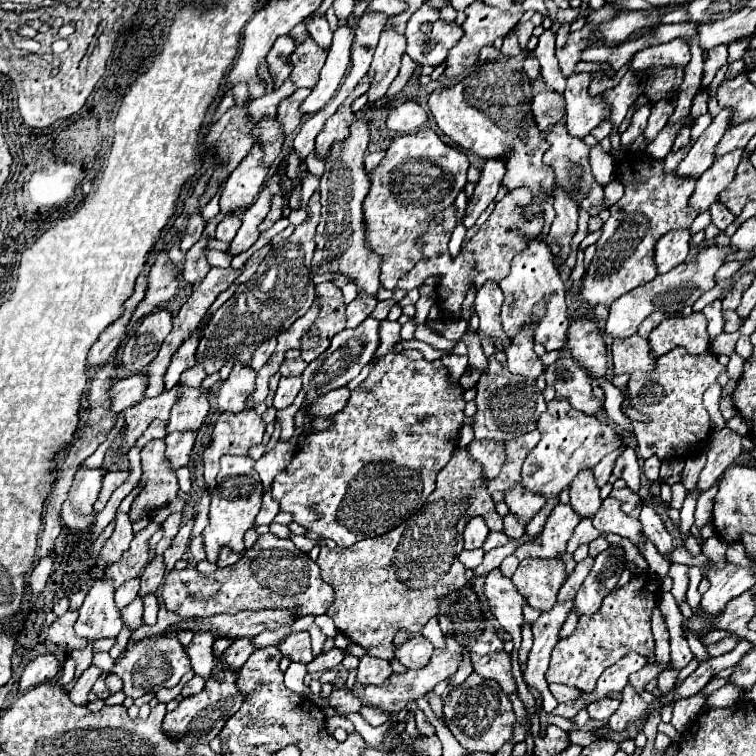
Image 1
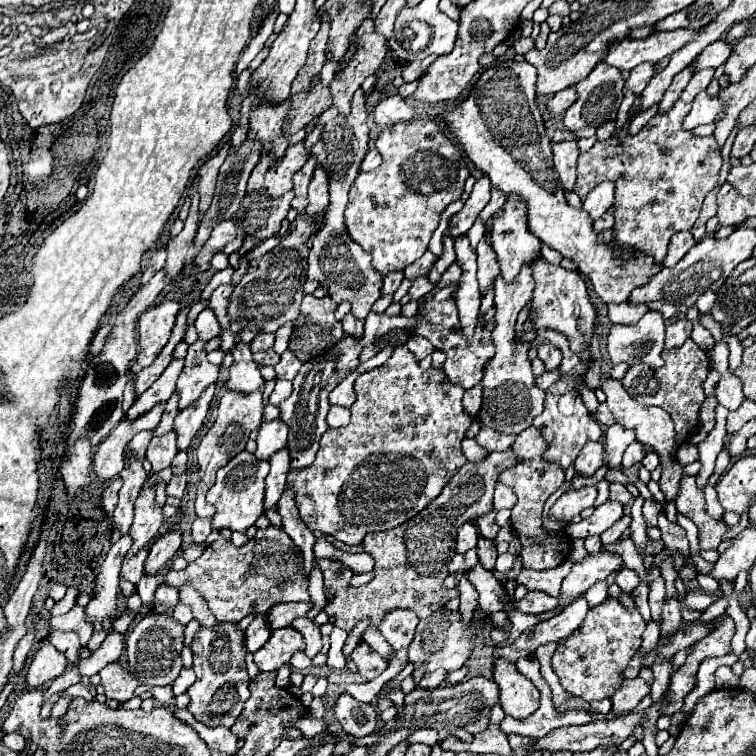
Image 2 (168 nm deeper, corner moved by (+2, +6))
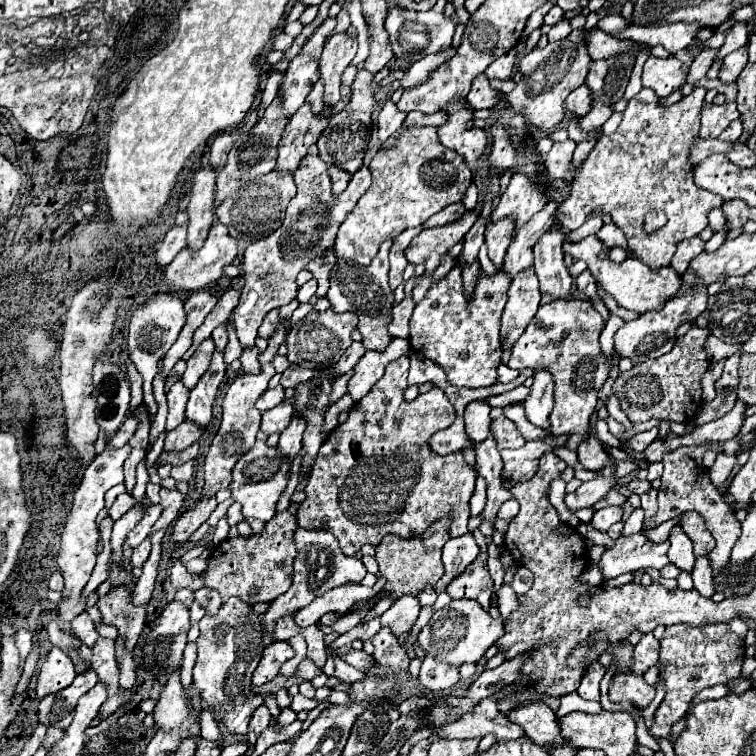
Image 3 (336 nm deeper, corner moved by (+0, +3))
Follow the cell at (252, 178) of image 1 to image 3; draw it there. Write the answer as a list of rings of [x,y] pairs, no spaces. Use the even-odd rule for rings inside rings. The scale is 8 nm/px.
[[[327,18],[323,22],[323,26],[307,40],[307,44],[303,46],[303,52],[289,64],[289,68],[285,72],[285,80],[279,90],[283,94],[283,106],[285,106],[287,114],[293,116],[303,106],[309,90],[317,82],[319,58],[321,58],[325,42],[333,34],[335,26],[337,26],[335,18]]]

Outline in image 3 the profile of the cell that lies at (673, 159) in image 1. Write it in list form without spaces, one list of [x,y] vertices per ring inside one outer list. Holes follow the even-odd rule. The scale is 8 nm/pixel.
[[[733,120],[733,122],[725,128],[725,132],[723,132],[719,138],[725,140],[725,142],[729,142],[729,144],[735,144],[737,138],[739,138],[739,134],[741,134],[741,130],[743,130],[743,126],[741,126],[737,120]]]

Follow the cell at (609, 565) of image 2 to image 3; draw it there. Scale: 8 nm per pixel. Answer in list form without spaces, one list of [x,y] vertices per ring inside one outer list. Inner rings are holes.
[[[633,534],[627,538],[621,536],[615,540],[615,546],[603,554],[599,566],[605,580],[649,566],[661,570],[665,564],[669,564],[667,550],[669,542],[657,544],[651,542],[645,534]]]

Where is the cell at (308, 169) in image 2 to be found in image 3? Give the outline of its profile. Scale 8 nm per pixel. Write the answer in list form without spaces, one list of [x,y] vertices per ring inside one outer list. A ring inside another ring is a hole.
[[[315,144],[307,150],[305,158],[299,162],[293,176],[295,176],[297,188],[305,188],[305,190],[297,190],[297,192],[309,192],[309,194],[297,194],[297,196],[307,196],[307,200],[301,202],[295,196],[287,206],[287,216],[285,216],[283,226],[279,230],[275,230],[273,234],[269,234],[267,238],[261,238],[257,242],[249,244],[245,254],[243,254],[241,268],[243,268],[245,286],[243,286],[237,308],[233,310],[231,320],[235,324],[239,342],[247,348],[255,346],[257,328],[261,326],[263,316],[269,310],[281,308],[281,306],[289,304],[291,300],[295,300],[295,296],[297,296],[297,284],[295,284],[297,274],[313,258],[317,258],[323,250],[327,250],[335,244],[335,234],[337,234],[337,228],[341,226],[343,218],[357,204],[361,194],[371,186],[371,172],[369,172],[367,166],[363,166],[357,174],[353,174],[351,184],[345,192],[333,194],[327,164],[319,158]],[[315,186],[321,188],[317,192],[317,202],[315,202]]]

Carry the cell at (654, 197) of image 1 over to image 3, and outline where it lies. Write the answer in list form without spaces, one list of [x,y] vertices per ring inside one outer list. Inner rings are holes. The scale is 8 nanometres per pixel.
[[[643,88],[637,96],[633,96],[623,112],[619,128],[599,140],[591,158],[583,162],[579,178],[571,184],[571,196],[559,206],[559,222],[563,228],[576,230],[590,213],[599,209],[601,214],[609,214],[611,220],[625,232],[631,250],[643,263],[654,271],[669,266],[677,244],[707,228],[709,210],[723,204],[723,198],[717,194],[695,186],[695,168],[689,164],[689,150],[699,134],[701,104],[705,94],[705,88],[695,88],[673,106],[659,106],[657,94],[651,88]],[[653,208],[663,210],[669,222],[663,230],[645,234],[643,218]]]

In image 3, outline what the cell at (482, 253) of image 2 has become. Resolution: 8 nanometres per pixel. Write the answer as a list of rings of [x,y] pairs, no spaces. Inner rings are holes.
[[[501,218],[497,222],[489,222],[485,230],[485,244],[489,248],[489,258],[495,266],[503,266],[505,252],[511,244],[515,228],[515,218]]]

